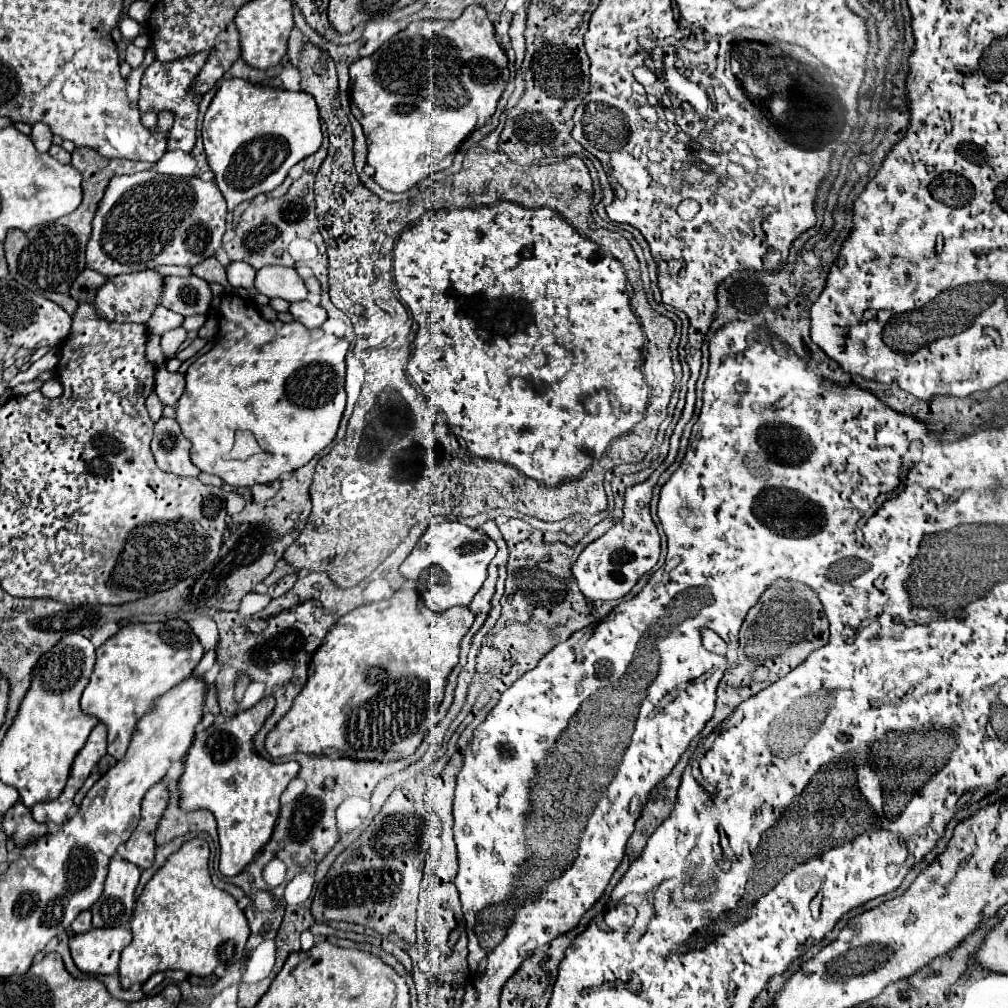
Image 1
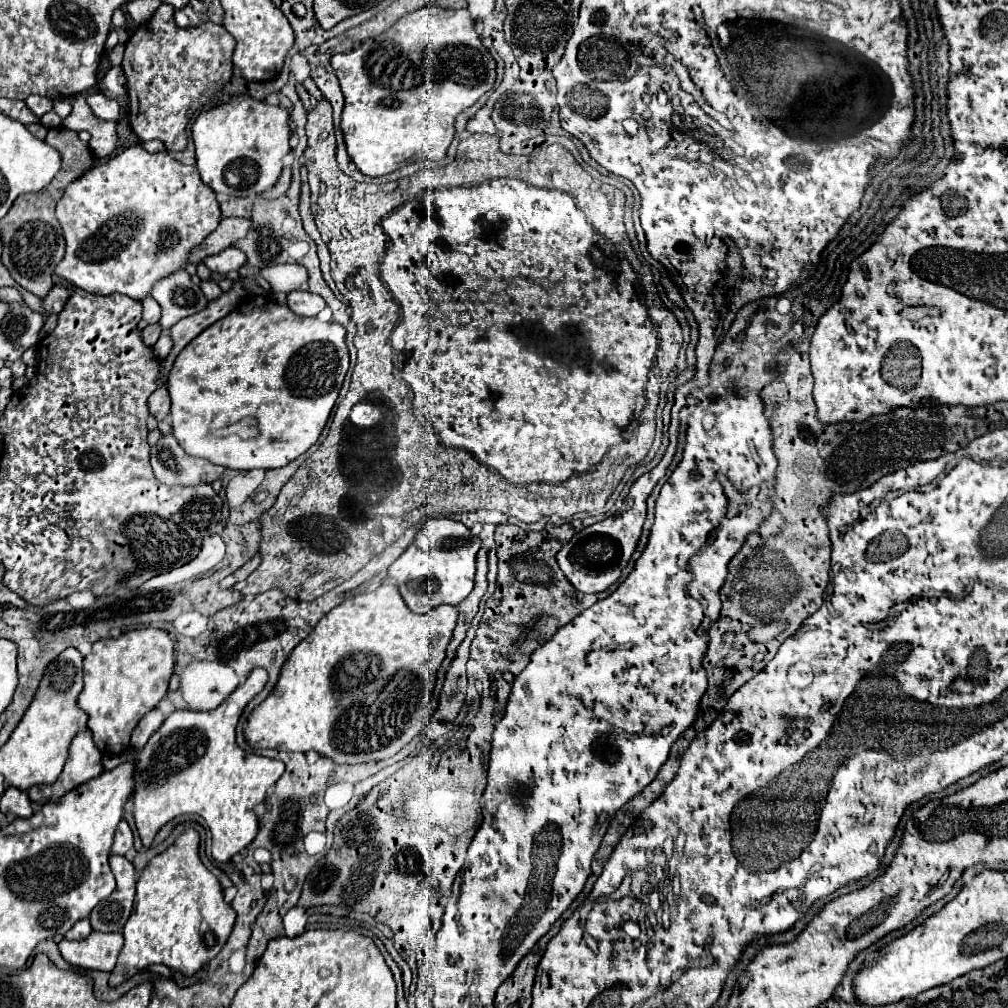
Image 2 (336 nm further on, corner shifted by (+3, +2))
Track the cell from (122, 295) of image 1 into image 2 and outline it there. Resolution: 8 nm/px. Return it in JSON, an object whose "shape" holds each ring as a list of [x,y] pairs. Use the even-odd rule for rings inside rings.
{"shape":[[[223,217],[219,221],[219,227],[189,255],[189,261],[201,261],[207,255],[215,255],[219,251],[223,251],[225,247],[231,247],[237,239],[245,237],[247,231],[251,227],[251,219],[249,217]]]}

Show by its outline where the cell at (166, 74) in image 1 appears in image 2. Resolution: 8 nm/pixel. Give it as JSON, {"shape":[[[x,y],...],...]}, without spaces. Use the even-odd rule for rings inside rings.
{"shape":[[[161,3],[155,15],[137,27],[125,43],[121,67],[127,77],[129,125],[133,133],[145,141],[163,141],[167,151],[183,151],[193,113],[205,107],[231,81],[233,49],[235,39],[221,25],[205,21],[199,27],[177,27],[173,7]]]}

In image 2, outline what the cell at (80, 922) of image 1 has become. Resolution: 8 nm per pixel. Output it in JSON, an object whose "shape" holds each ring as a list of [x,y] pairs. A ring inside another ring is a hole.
{"shape":[[[81,919],[79,923],[75,923],[67,933],[65,933],[65,939],[85,939],[89,933],[91,933],[91,925],[89,925],[89,919]]]}

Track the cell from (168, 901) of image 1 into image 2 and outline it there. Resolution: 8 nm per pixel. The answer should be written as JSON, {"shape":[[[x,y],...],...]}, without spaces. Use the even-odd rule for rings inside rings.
{"shape":[[[187,829],[177,837],[177,841],[171,847],[155,855],[145,867],[145,871],[141,873],[137,881],[135,907],[123,929],[125,945],[119,953],[117,965],[113,969],[113,977],[109,977],[111,987],[121,985],[125,979],[129,979],[137,971],[153,963],[163,963],[169,969],[181,971],[183,975],[193,975],[203,967],[203,963],[213,959],[225,945],[227,935],[235,925],[235,911],[231,911],[231,907],[223,901],[223,889],[217,877],[201,863],[197,849],[199,849],[199,833],[195,829]]]}

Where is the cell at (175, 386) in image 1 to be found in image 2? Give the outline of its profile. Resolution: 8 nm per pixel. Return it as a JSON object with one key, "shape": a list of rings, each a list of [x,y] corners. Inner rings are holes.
{"shape":[[[167,385],[159,387],[151,397],[149,397],[149,413],[157,419],[163,421],[169,415],[169,399],[167,399]]]}

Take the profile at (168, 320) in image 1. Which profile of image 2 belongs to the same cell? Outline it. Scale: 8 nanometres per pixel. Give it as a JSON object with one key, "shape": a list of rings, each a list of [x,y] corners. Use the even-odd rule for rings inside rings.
{"shape":[[[145,297],[143,299],[143,319],[147,323],[157,323],[161,317],[161,307],[153,297]]]}

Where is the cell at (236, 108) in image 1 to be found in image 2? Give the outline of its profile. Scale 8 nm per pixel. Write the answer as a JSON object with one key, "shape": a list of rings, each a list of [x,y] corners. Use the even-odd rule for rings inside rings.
{"shape":[[[239,95],[225,105],[203,111],[191,127],[191,135],[195,141],[195,159],[201,181],[209,185],[215,193],[225,193],[231,197],[253,197],[271,189],[283,169],[283,157],[291,151],[289,147],[289,113],[283,107],[267,105],[265,101],[257,101],[249,95]]]}

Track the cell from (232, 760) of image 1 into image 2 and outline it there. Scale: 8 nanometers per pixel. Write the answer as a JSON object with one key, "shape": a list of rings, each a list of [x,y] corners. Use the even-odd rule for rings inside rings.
{"shape":[[[255,667],[245,683],[241,683],[217,709],[213,711],[175,711],[149,737],[143,749],[109,755],[103,765],[123,761],[135,763],[133,771],[133,817],[137,833],[145,847],[153,843],[155,833],[173,817],[183,813],[197,813],[207,821],[213,835],[213,859],[217,863],[229,861],[245,849],[257,835],[255,807],[267,797],[269,787],[283,775],[283,761],[249,755],[235,743],[235,725],[243,707],[267,683],[267,671]]]}

